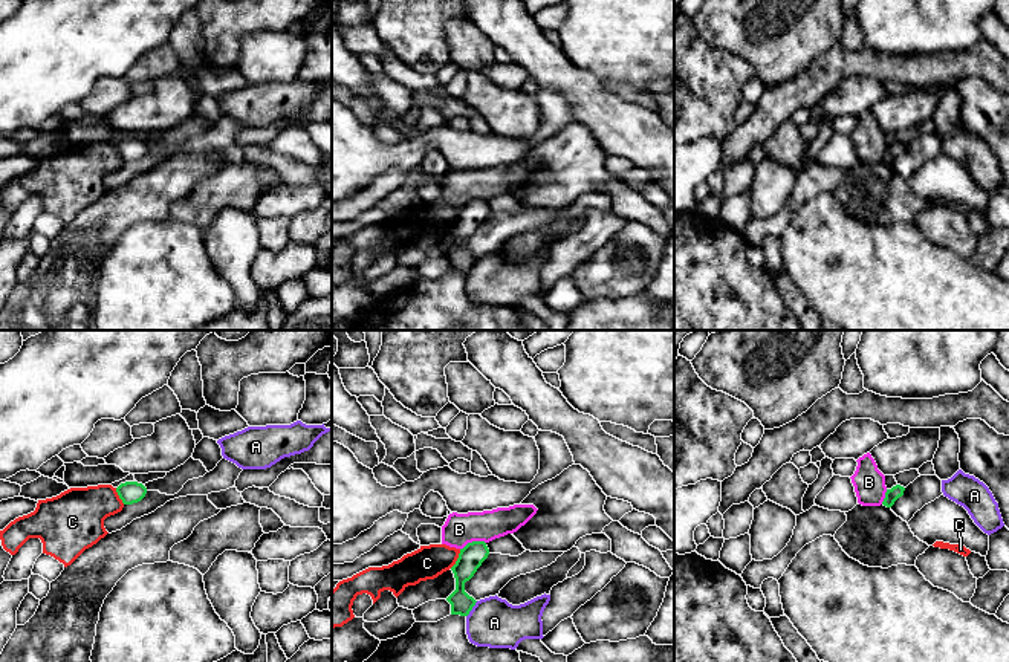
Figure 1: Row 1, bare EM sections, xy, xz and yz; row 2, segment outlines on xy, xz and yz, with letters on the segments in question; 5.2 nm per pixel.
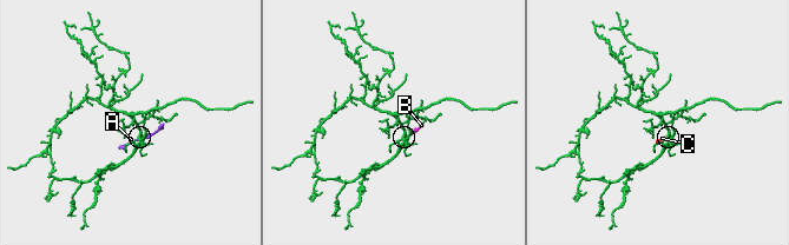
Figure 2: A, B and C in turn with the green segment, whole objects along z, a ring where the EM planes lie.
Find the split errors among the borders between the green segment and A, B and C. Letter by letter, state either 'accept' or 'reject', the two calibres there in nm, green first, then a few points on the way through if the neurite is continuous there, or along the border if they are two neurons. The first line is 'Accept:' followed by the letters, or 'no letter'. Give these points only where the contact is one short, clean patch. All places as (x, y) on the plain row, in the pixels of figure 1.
Accept: no letter
A: reject | 120/260 nm
B: reject | 130/170 nm | along xz (485, 199), (468, 199), (460, 207)
C: reject | 130/180 nm

